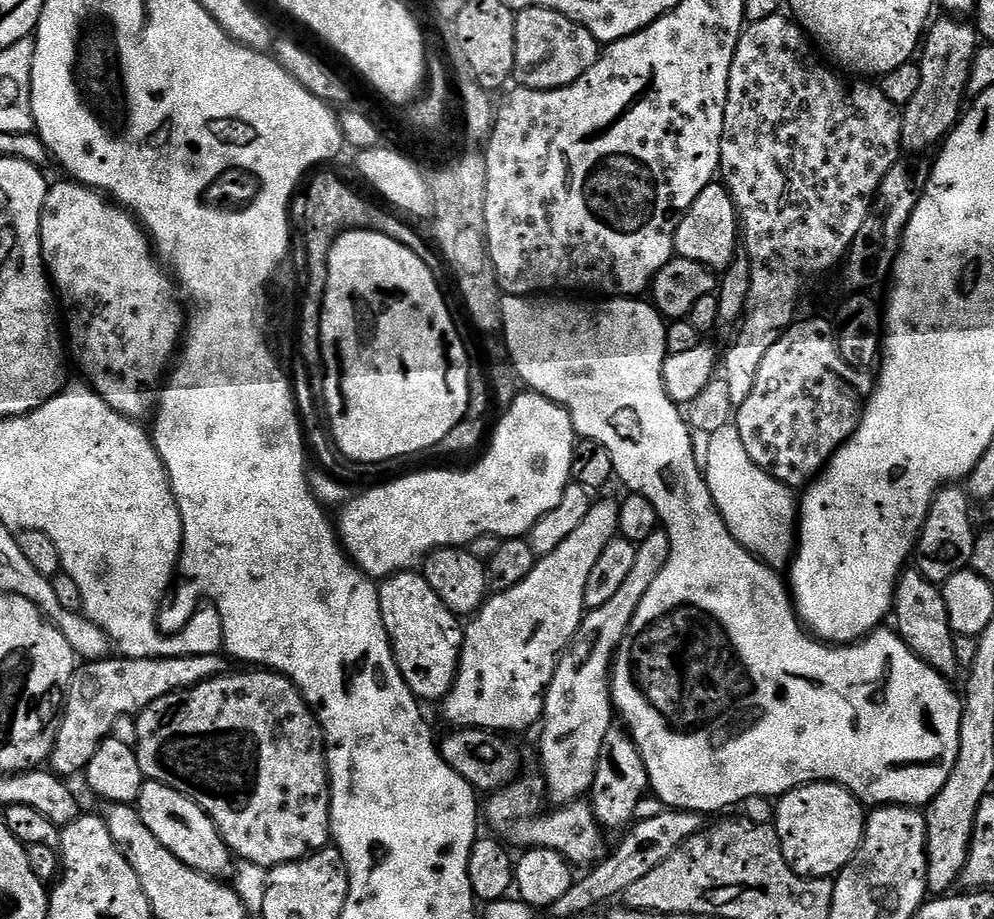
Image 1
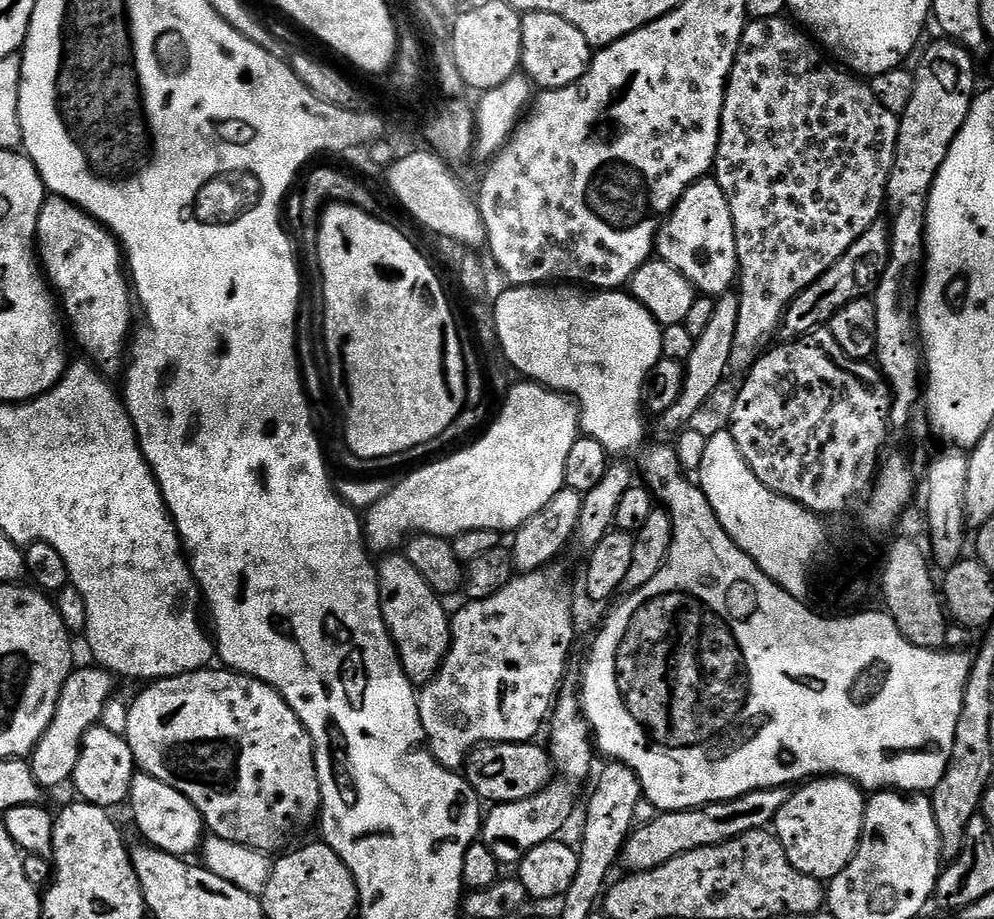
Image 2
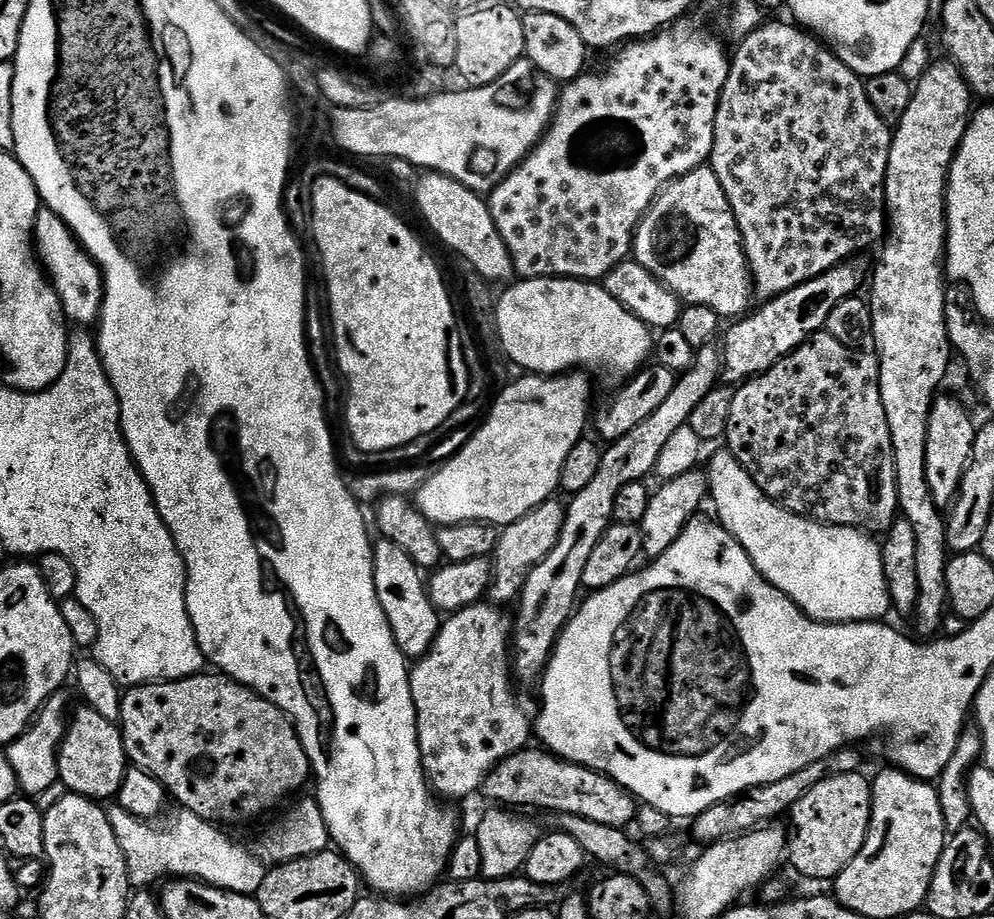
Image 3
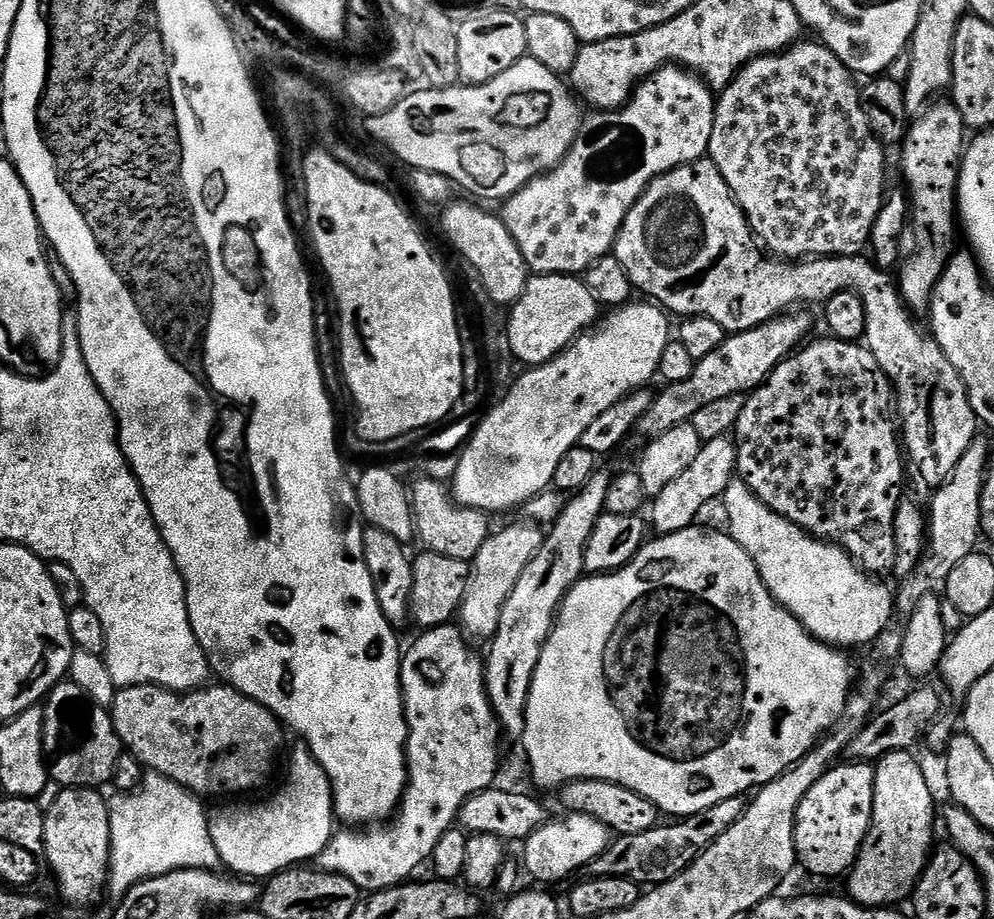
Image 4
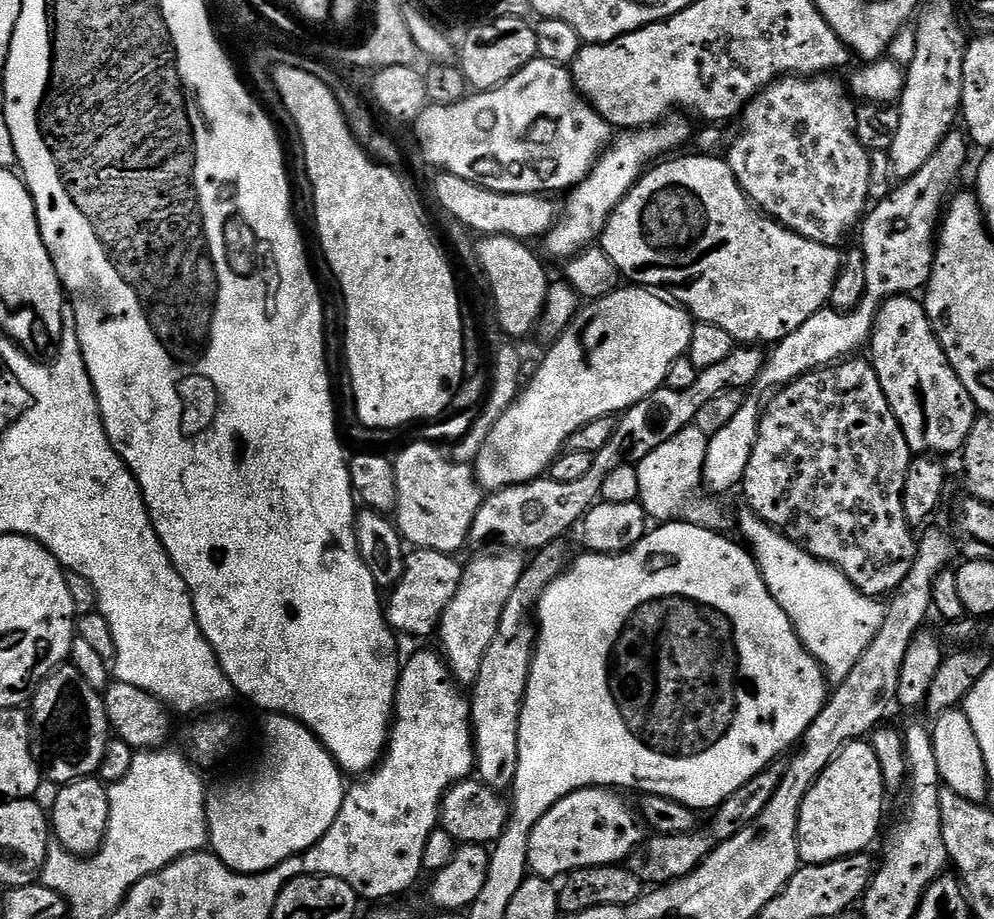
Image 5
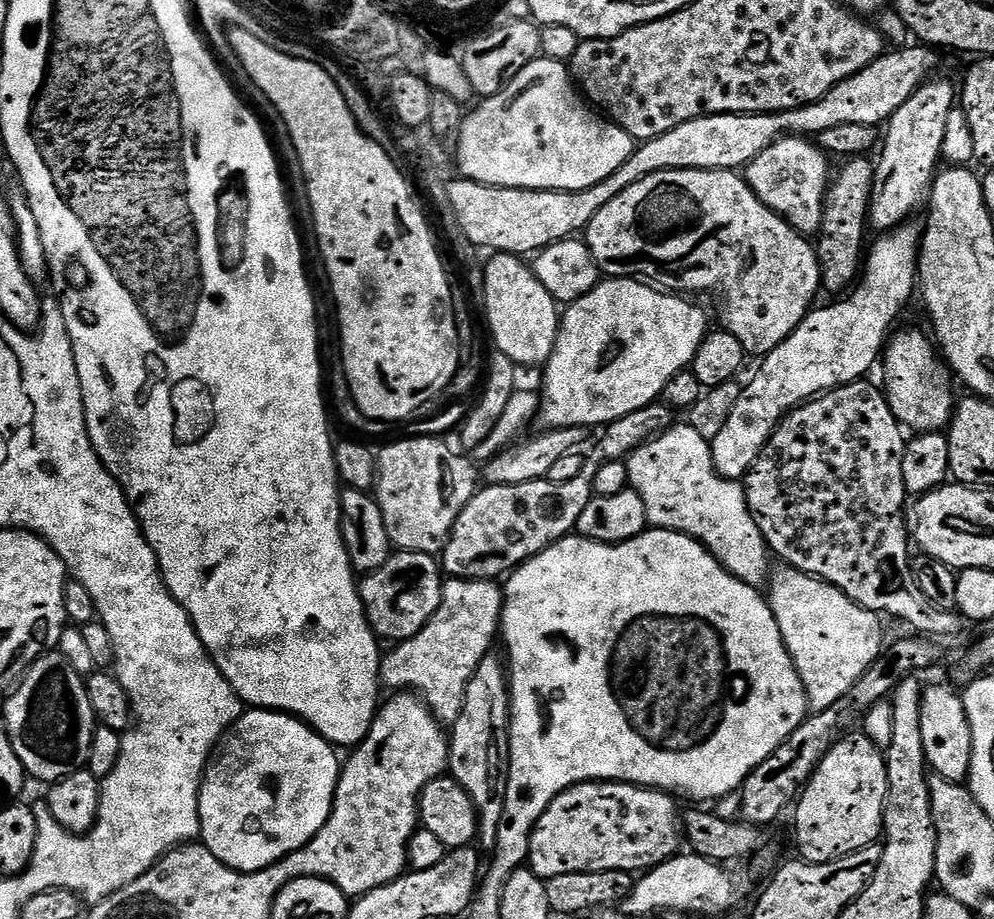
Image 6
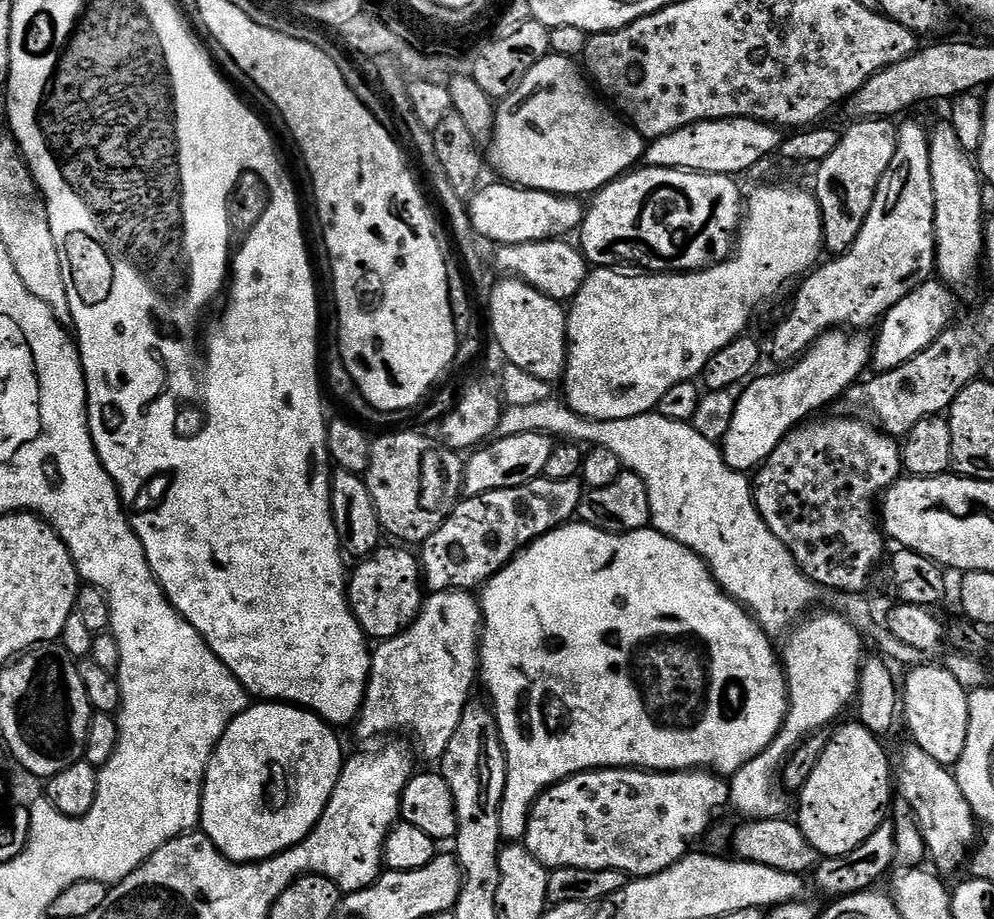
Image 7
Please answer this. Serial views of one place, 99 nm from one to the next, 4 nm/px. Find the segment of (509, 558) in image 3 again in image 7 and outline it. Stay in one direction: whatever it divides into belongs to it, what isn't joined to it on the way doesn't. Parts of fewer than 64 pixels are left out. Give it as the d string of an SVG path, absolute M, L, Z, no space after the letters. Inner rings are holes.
M464 590L431 593L416 615L416 621L405 632L375 645L364 705L354 721L357 738L372 740L401 728L416 739L422 759L440 761L446 754L446 746L450 746L450 738L454 738L454 730L458 730L458 722L462 722L464 708L470 703L472 683L478 680L481 631L482 613L475 595Z

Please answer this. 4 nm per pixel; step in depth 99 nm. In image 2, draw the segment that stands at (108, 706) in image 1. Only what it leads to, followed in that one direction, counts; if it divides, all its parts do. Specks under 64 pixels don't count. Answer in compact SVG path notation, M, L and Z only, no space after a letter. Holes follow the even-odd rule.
M99 666L92 668L77 667L66 678L62 686L62 694L58 698L58 706L46 734L38 742L30 757L32 773L40 787L45 790L56 788L59 784L67 785L74 774L74 766L78 766L78 754L80 753L80 739L91 728L100 723L100 715L106 706L106 702L113 699L112 680L113 673L105 672Z

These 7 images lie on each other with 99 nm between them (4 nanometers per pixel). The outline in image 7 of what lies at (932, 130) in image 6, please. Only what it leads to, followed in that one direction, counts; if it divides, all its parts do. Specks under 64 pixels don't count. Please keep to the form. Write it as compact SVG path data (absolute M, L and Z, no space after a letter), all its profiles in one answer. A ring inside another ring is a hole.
M908 120L905 124L901 123L899 129L898 150L894 150L894 159L890 161L890 170L886 170L886 174L878 186L878 194L874 194L874 206L870 206L870 214L866 214L866 222L862 222L862 230L858 230L858 238L854 238L854 246L850 246L850 250L846 250L841 256L829 259L829 264L821 263L819 267L803 277L802 283L799 285L801 288L797 290L796 297L792 300L792 309L785 314L784 321L777 326L776 333L772 336L772 356L777 360L777 365L787 366L799 360L808 351L808 347L824 332L868 330L871 324L872 327L879 325L884 315L894 306L898 306L898 302L902 302L902 298L906 298L906 294L910 294L910 290L918 290L918 286L933 279L936 272L936 223L934 222L936 203L934 202L934 182L930 174L930 132L927 127L923 128L916 120Z

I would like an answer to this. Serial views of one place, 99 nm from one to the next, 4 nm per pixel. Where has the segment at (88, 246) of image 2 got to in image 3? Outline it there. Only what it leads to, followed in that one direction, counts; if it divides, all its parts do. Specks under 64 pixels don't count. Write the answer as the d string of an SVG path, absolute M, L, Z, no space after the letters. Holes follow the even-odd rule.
M41 207L36 215L34 248L58 294L63 315L69 321L72 319L71 323L76 326L95 325L99 321L100 307L104 301L104 273L92 261L90 253L77 242L76 235L68 229L68 224L62 222L62 218L58 218L49 208Z

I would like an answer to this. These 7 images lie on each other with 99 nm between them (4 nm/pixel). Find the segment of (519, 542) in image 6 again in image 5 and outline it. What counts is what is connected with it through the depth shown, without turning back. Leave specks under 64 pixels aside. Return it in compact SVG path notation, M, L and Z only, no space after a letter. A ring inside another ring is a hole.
M737 346L733 352L715 366L700 369L698 379L687 390L670 390L667 386L646 394L642 402L630 406L616 420L610 442L602 446L592 457L590 474L578 478L578 482L558 482L551 478L532 480L528 484L515 484L509 488L497 488L485 495L478 514L474 514L474 526L468 535L468 544L476 550L515 550L521 554L535 554L547 544L563 541L572 527L579 525L588 509L600 500L602 482L618 466L638 465L646 454L658 450L662 442L670 442L674 434L686 430L696 419L698 410L707 406L726 390L744 392L760 379L760 371L766 356L759 347Z

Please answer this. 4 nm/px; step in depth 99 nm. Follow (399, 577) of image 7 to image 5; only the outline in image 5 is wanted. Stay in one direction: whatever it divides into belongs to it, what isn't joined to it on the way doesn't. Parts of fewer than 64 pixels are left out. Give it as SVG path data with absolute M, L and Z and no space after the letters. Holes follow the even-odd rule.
M418 548L404 558L402 578L386 596L386 619L393 633L405 632L408 636L428 636L437 631L446 606L454 602L464 573L461 561L455 555L438 550Z

